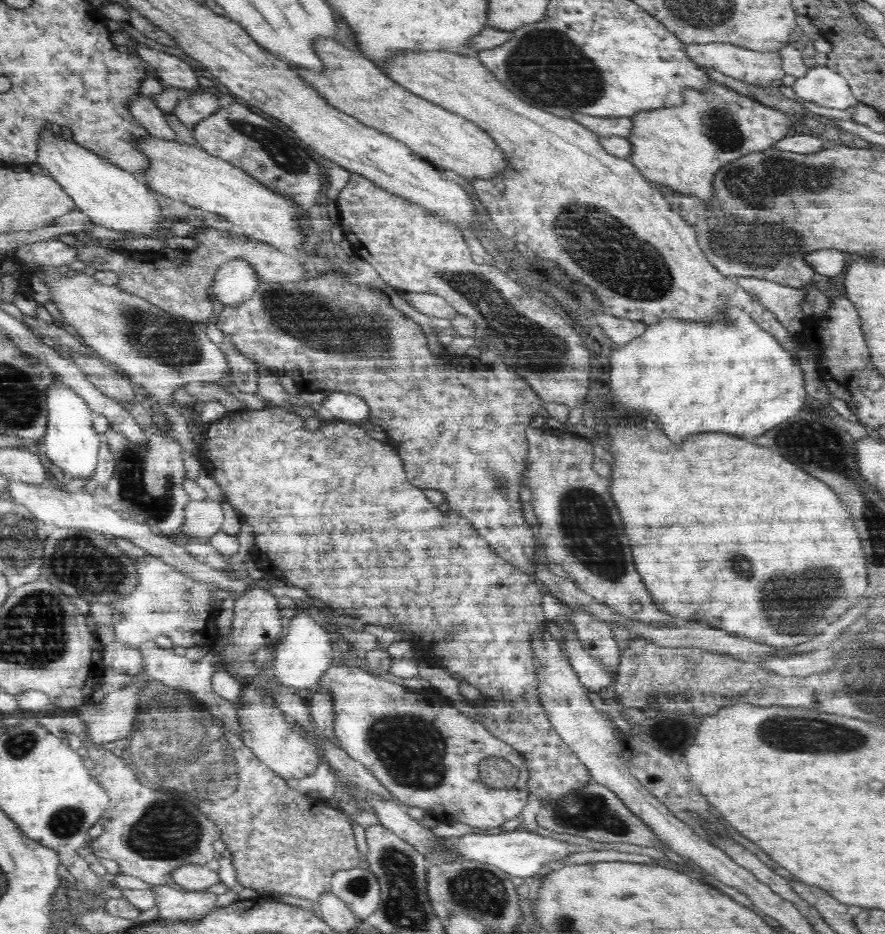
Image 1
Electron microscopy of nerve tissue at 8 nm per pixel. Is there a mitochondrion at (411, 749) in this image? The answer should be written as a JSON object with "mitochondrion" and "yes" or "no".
{"mitochondrion":"yes"}

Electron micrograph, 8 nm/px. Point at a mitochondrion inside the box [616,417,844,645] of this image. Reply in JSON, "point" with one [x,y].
{"point":[744,568]}

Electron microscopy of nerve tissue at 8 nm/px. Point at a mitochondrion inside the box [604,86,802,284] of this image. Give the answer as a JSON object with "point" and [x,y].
{"point":[719,122]}

